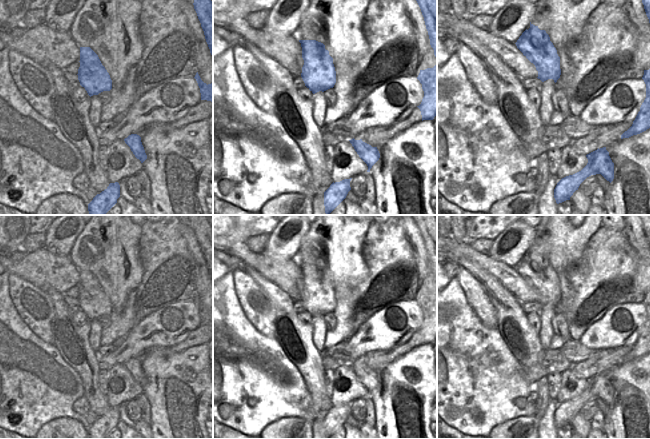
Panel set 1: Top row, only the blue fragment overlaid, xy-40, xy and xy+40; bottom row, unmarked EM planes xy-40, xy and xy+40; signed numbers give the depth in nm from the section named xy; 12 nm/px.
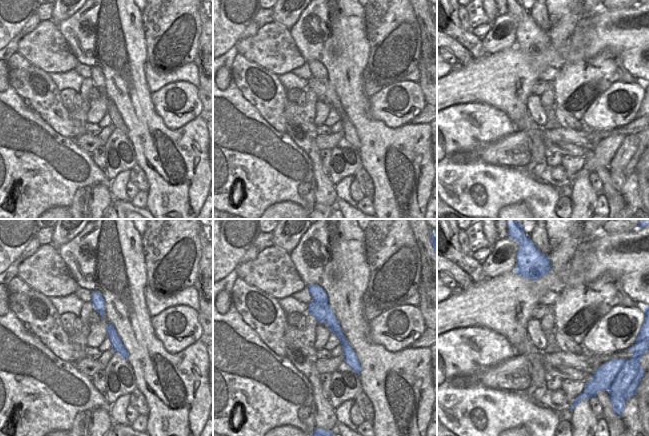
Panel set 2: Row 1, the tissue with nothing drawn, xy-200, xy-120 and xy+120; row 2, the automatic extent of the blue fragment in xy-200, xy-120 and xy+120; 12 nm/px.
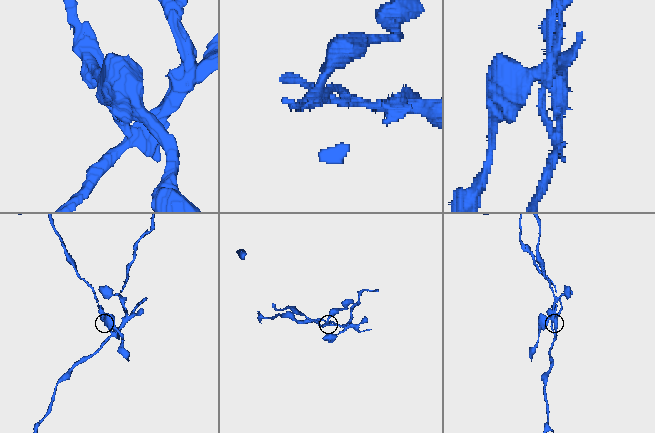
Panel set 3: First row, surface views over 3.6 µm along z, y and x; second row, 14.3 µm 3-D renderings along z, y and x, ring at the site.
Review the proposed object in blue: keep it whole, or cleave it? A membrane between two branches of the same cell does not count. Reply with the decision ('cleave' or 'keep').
cleave

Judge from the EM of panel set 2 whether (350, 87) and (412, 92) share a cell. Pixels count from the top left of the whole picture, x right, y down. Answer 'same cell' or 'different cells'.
different cells

